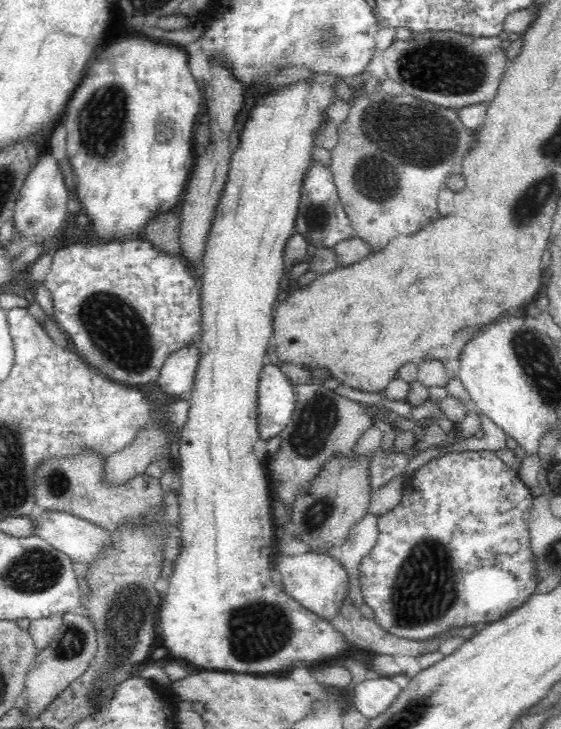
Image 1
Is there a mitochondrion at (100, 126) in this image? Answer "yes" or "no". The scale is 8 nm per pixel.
yes

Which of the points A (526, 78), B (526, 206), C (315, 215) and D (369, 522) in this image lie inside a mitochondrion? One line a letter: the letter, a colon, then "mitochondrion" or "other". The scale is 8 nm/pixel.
A: other
B: mitochondrion
C: mitochondrion
D: other

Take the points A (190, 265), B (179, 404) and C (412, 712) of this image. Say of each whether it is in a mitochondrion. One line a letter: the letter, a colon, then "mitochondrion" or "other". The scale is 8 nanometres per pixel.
A: other
B: other
C: mitochondrion

